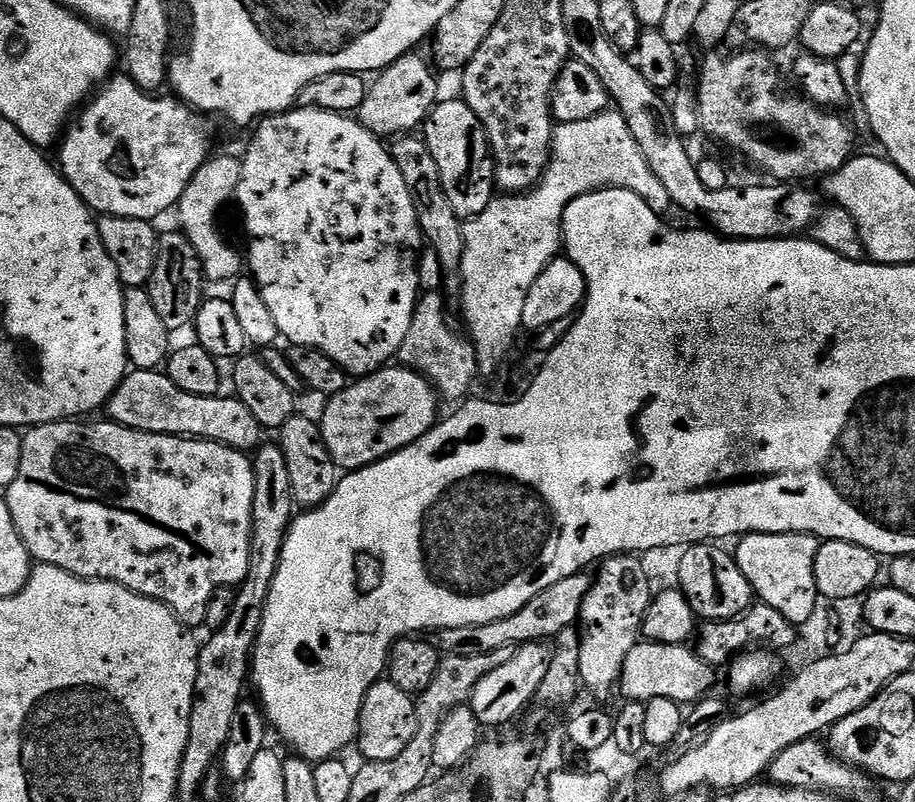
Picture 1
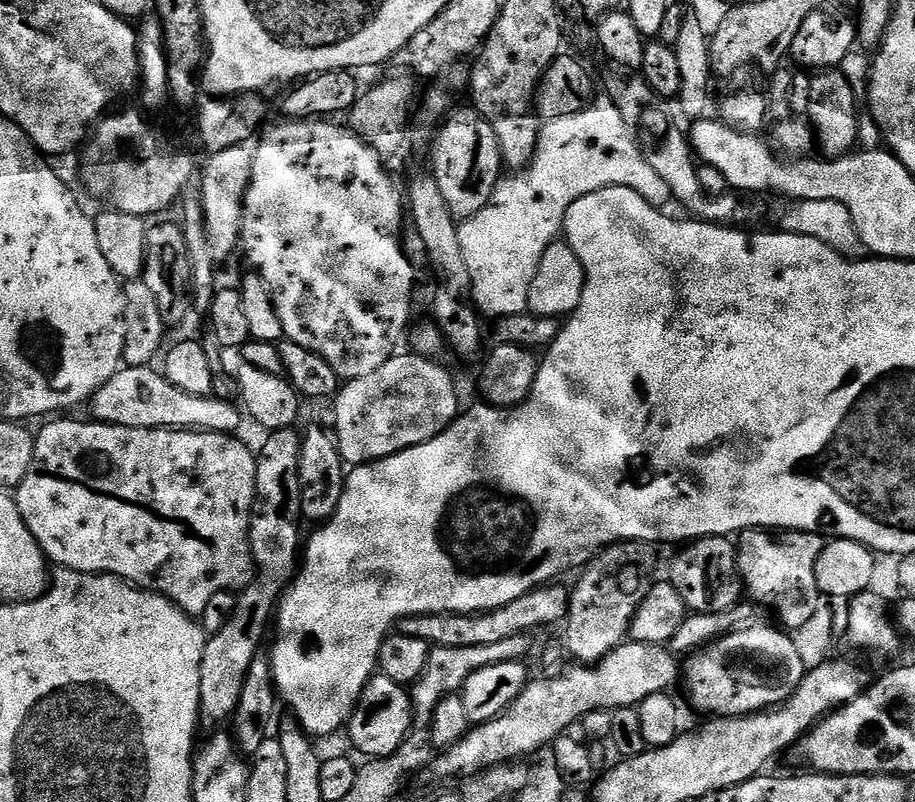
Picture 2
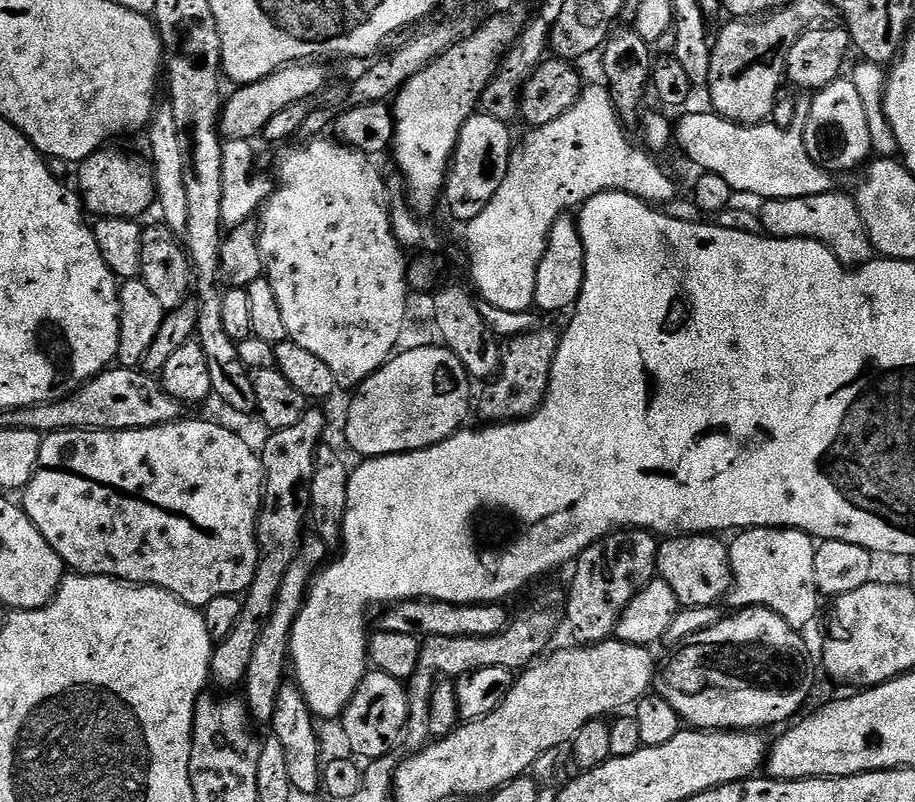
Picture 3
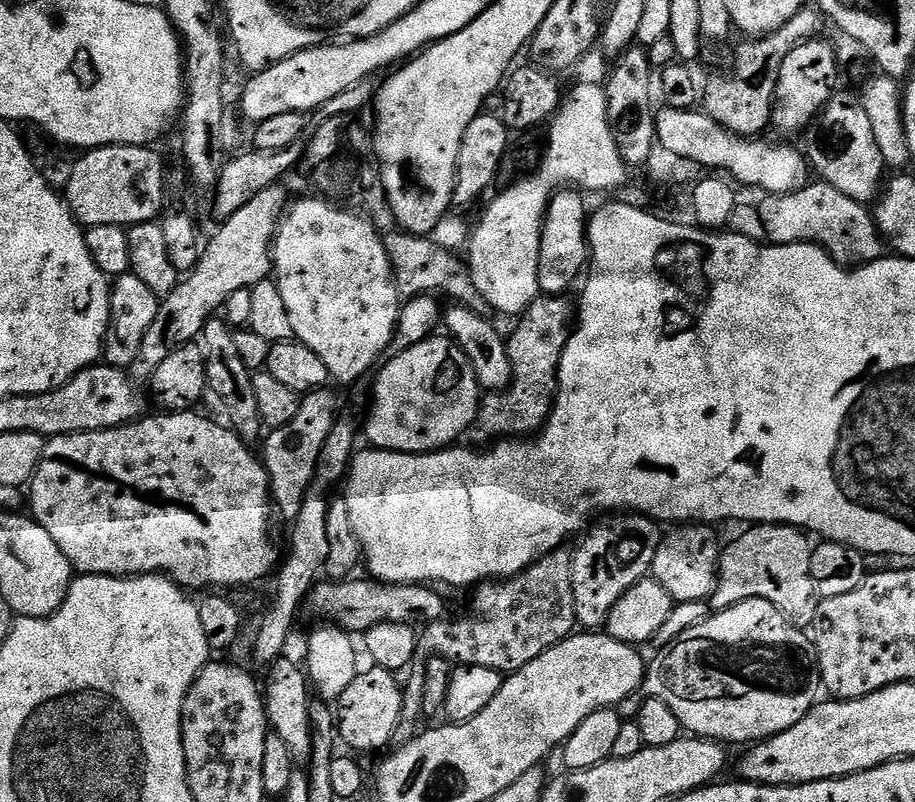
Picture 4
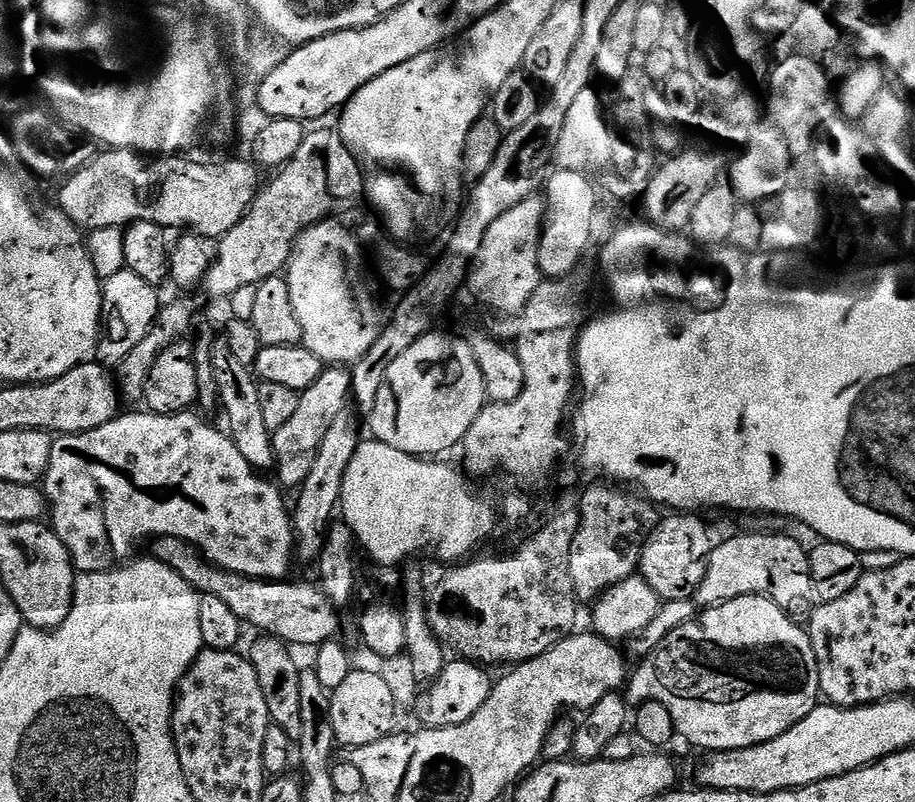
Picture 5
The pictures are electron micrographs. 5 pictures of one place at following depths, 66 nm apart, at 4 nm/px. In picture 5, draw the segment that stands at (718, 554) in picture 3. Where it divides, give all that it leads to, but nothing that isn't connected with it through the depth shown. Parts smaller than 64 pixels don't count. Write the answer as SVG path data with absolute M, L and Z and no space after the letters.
M696 514L665 515L644 544L638 574L648 583L650 590L660 596L661 601L693 599L698 586L702 586L702 578L706 578L714 539L700 519Z

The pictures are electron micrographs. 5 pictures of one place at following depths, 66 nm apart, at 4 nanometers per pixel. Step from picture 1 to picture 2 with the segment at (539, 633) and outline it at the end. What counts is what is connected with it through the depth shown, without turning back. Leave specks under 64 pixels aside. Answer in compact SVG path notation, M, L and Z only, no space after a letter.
M552 582L547 586L535 588L522 598L514 598L514 602L506 602L506 606L495 608L489 612L442 612L440 614L422 614L408 616L401 620L398 632L409 640L424 640L429 646L494 646L494 642L506 642L515 636L535 633L535 628L548 628L565 619L568 615L569 589L563 588L560 582Z

